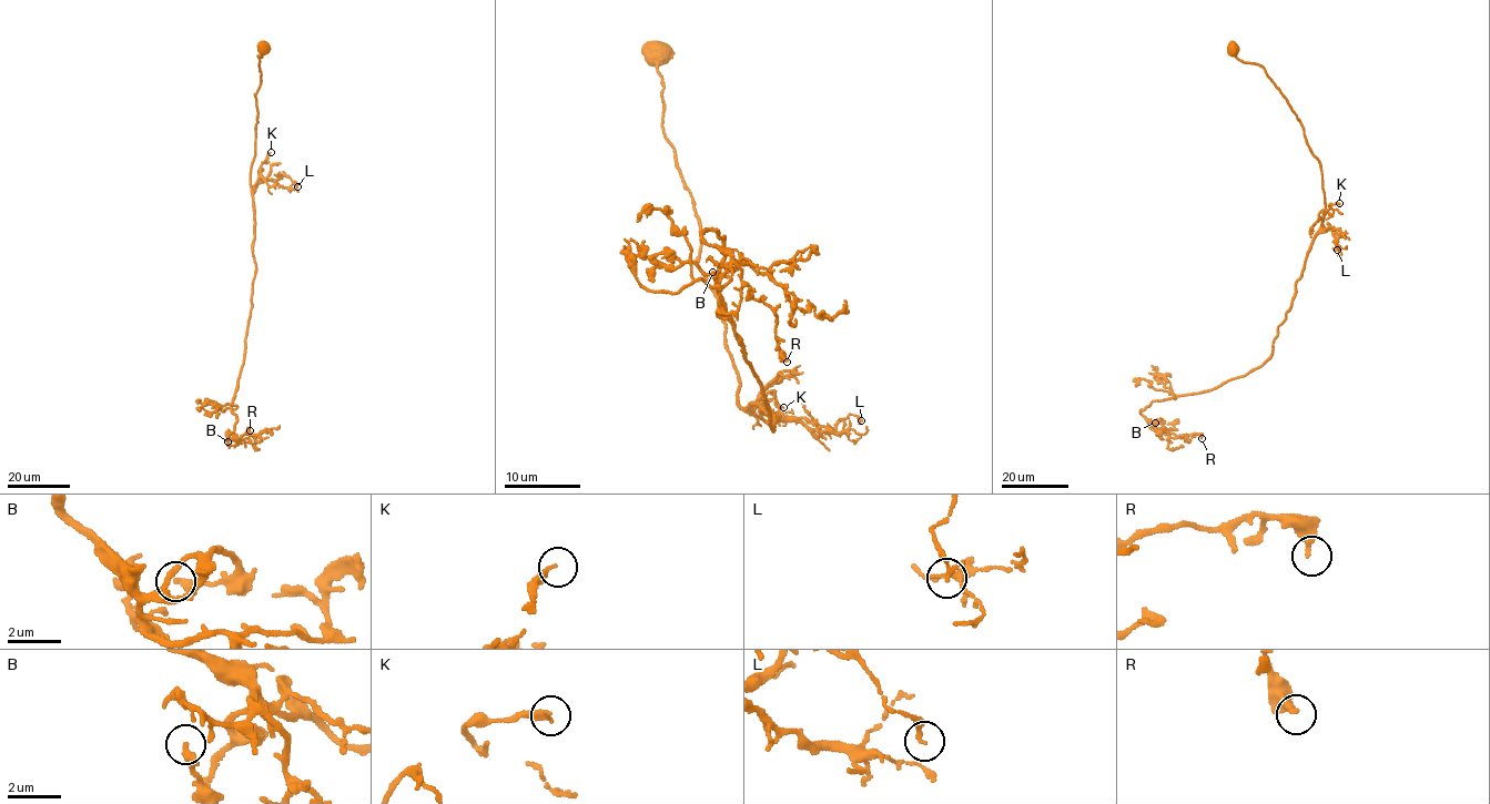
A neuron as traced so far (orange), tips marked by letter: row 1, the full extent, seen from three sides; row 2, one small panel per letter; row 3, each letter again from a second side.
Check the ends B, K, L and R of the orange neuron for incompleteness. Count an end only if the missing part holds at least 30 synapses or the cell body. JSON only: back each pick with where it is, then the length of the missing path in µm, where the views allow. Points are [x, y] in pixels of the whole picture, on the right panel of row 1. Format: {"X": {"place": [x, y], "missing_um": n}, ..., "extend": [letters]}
{"extend": []}

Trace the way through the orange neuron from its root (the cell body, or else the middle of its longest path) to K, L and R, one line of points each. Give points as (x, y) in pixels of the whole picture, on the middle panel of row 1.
K: (656, 52), (664, 135), (698, 217), (698, 265), (717, 296), (739, 406), (752, 414), (770, 392), (783, 407)
L: (656, 52), (664, 135), (698, 217), (698, 265), (740, 409), (819, 435), (861, 420)
R: (656, 52), (739, 406), (776, 414), (774, 431), (719, 289), (723, 238), (703, 232), (774, 313), (787, 362)

